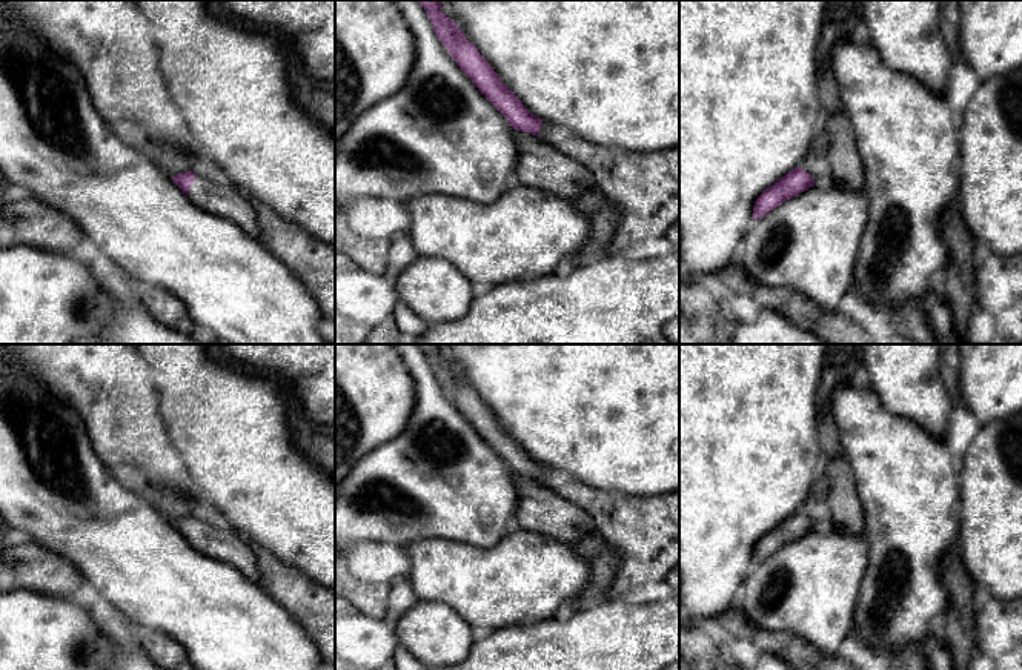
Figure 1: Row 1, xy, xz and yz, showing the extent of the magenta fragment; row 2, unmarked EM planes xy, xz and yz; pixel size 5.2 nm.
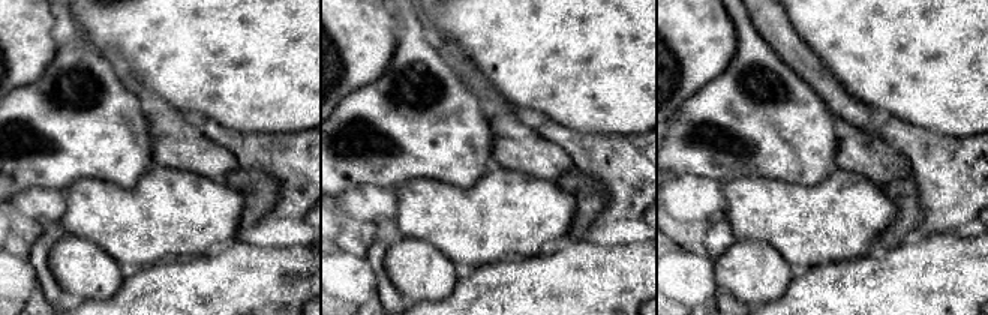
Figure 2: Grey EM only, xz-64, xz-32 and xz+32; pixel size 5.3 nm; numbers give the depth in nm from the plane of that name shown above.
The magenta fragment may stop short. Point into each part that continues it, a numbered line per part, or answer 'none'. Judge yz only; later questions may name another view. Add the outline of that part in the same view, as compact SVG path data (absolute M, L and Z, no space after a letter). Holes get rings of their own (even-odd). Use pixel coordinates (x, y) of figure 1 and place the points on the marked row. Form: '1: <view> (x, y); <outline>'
1: yz (832, 155); M844 109L822 117L799 168L815 181L830 181L851 191L865 187L864 163Z

